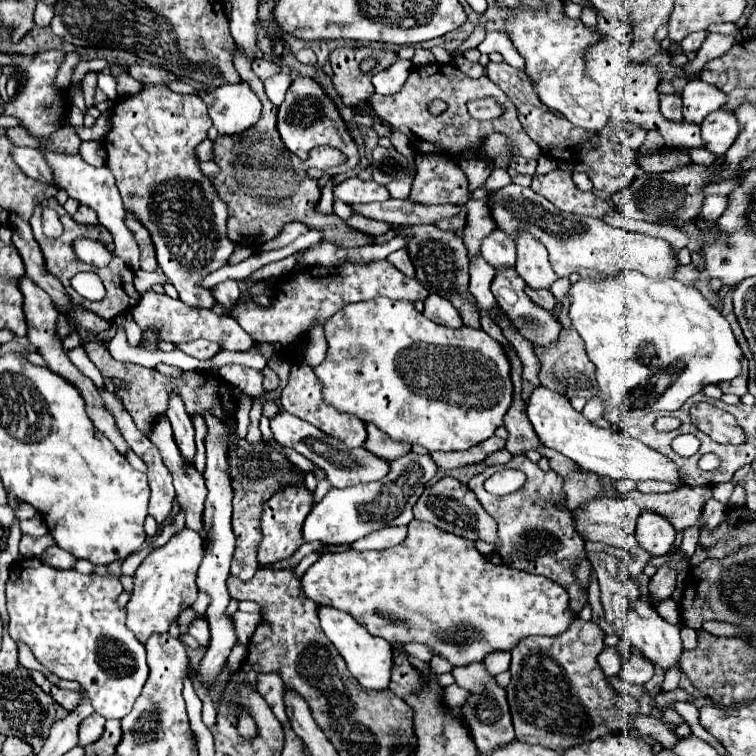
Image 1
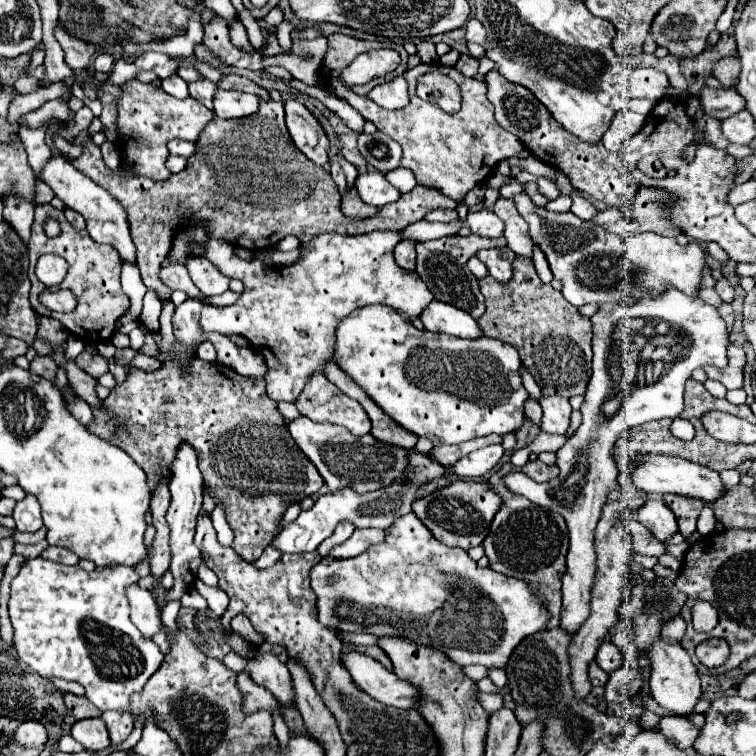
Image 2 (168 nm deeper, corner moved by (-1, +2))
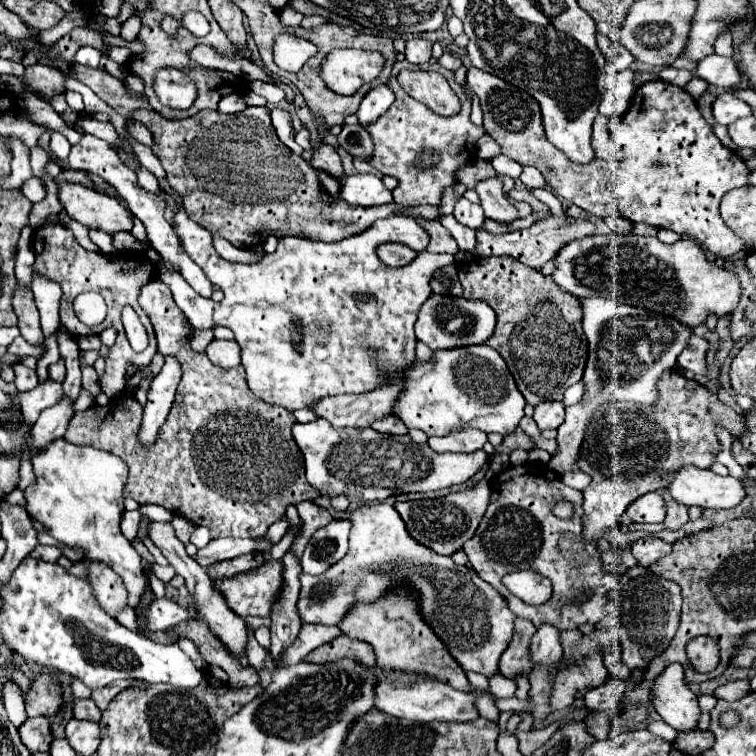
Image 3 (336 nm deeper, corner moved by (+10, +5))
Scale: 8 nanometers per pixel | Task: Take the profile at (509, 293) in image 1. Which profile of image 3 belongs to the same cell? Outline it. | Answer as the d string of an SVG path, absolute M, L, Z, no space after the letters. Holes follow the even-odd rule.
M441 216L439 220L453 234L461 252L473 252L475 250L475 230L465 228L463 224L457 224L457 220L453 220L453 216Z

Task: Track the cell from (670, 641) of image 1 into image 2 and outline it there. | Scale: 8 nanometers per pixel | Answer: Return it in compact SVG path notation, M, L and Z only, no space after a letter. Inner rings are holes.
M658 637L648 649L648 659L652 665L650 691L652 691L654 701L674 715L680 715L680 717L692 715L694 705L698 703L698 699L702 695L702 689L700 689L698 671L696 671L694 663L690 661L688 653L682 649L682 645L672 645L672 643L662 641L662 637Z

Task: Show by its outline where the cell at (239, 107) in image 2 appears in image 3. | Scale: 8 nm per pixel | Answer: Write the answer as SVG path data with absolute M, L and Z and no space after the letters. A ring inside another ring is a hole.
M229 94L229 96L223 96L219 100L219 112L223 114L235 114L235 112L241 112L245 110L247 104L245 104L245 98L241 94Z

